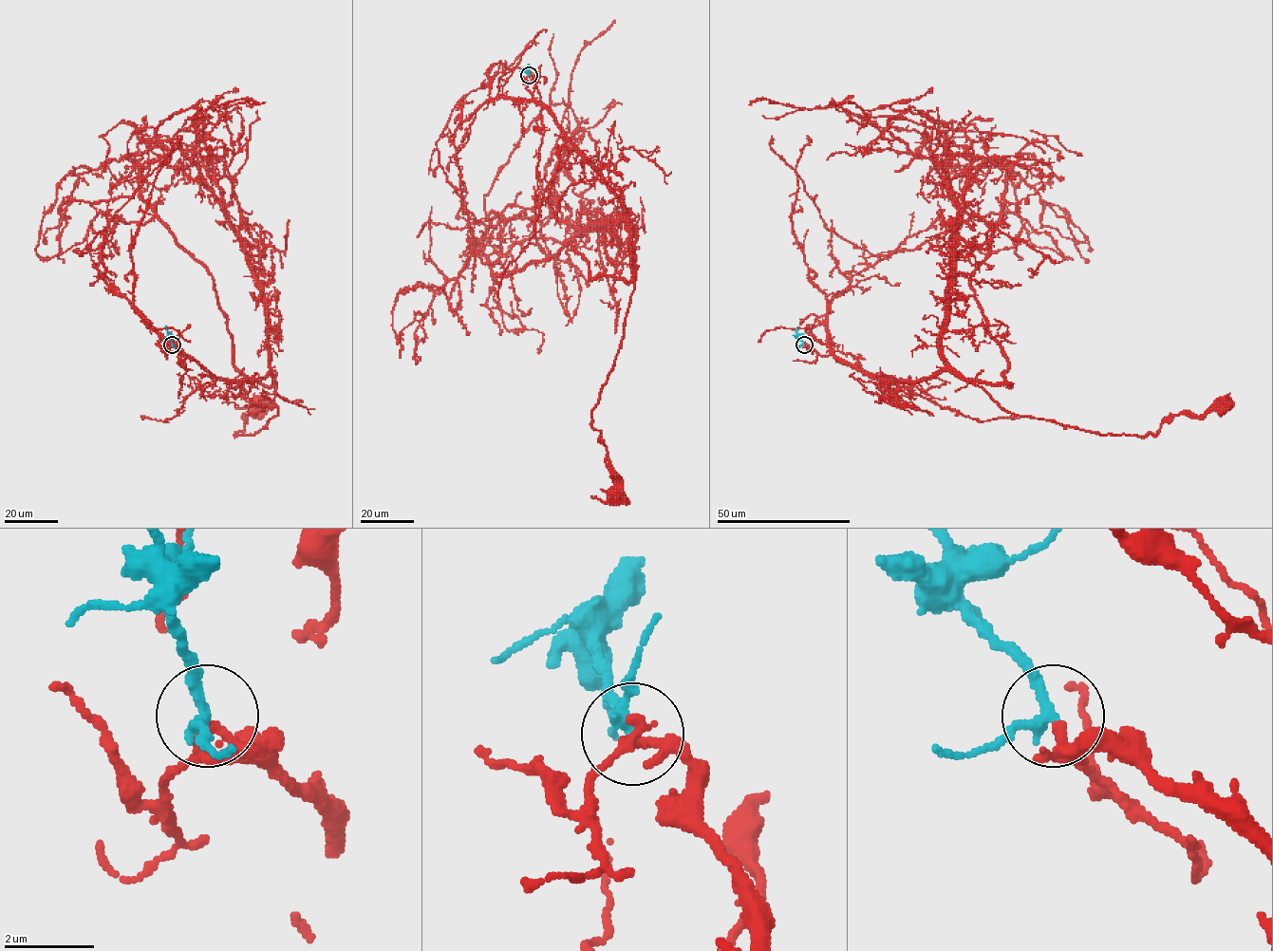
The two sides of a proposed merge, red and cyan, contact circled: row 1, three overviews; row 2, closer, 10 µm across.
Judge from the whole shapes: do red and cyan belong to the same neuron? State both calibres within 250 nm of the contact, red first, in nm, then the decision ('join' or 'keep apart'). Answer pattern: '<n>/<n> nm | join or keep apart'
140/240 nm | join

